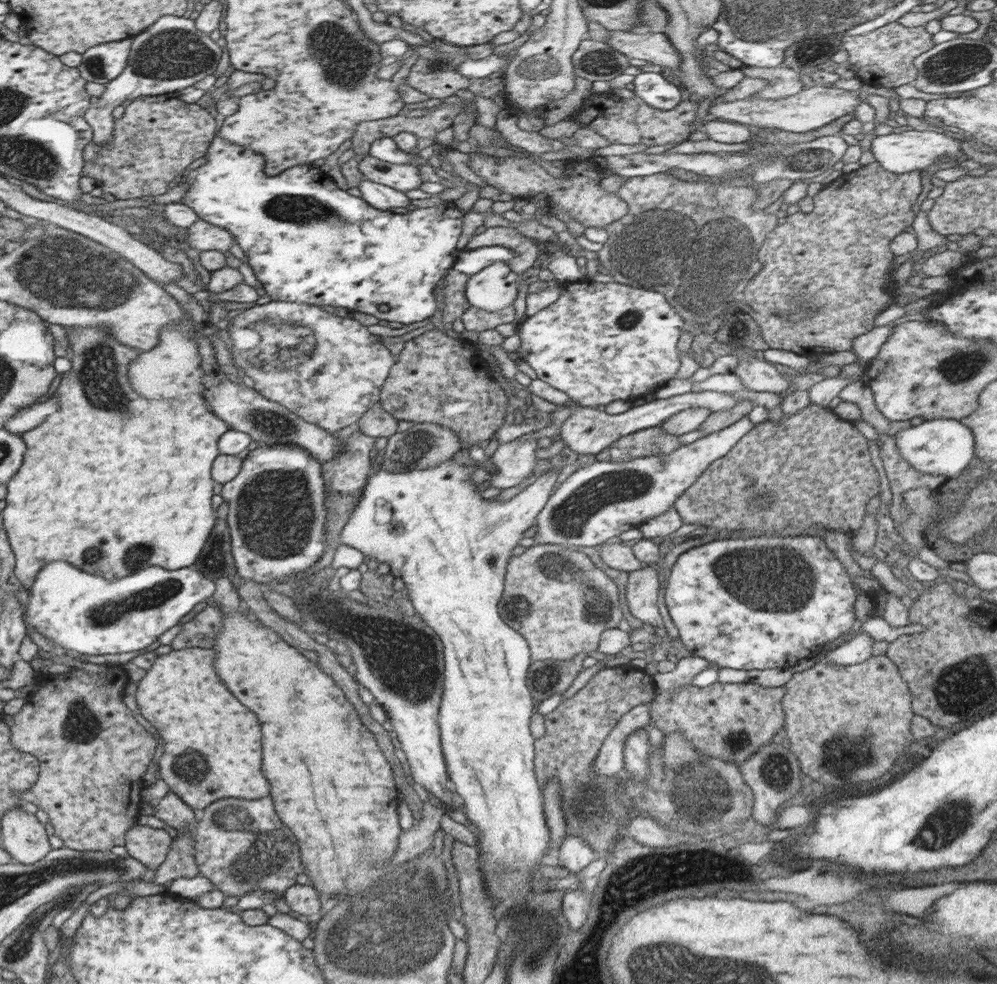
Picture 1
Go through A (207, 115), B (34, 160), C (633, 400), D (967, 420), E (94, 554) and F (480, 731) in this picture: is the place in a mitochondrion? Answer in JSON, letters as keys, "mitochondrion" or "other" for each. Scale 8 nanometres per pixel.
{"A":"other","B":"mitochondrion","C":"other","D":"other","E":"mitochondrion","F":"other"}

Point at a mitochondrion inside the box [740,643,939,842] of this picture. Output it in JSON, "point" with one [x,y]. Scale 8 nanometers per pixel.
{"point":[843,757]}

